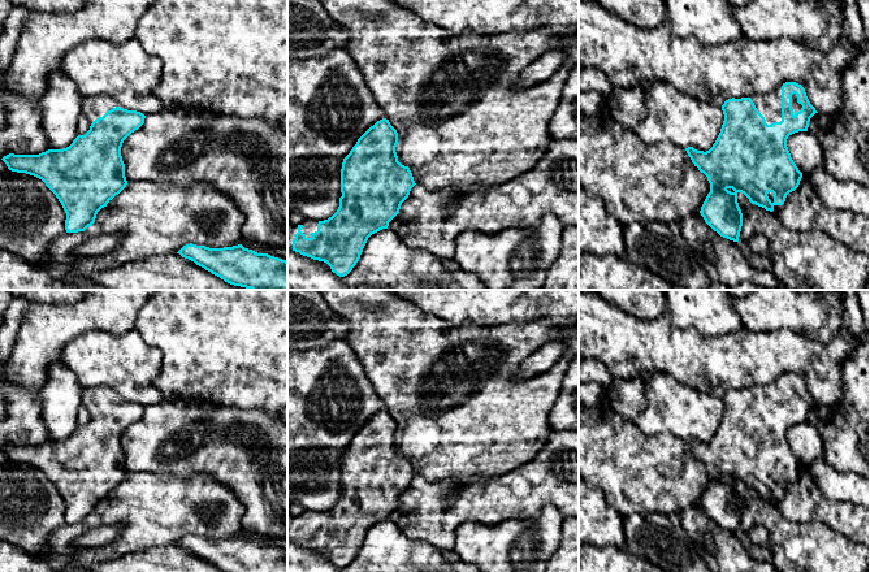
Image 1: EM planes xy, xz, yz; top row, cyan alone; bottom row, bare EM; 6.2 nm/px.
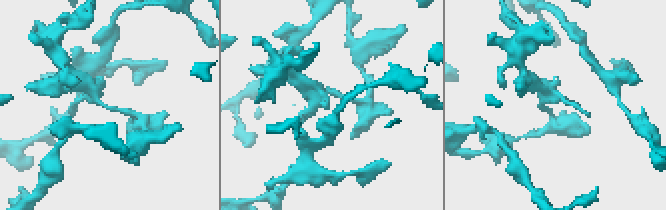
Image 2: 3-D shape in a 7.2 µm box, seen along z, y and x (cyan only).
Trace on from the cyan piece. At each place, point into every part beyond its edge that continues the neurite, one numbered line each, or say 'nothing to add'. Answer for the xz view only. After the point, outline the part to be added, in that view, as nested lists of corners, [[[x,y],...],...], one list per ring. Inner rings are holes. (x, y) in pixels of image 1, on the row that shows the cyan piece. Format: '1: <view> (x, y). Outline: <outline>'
1: xz (310, 225). Outline: [[[304,220],[300,225],[304,228],[300,230],[306,238],[312,238],[310,234],[317,231],[317,224],[319,221],[316,220]]]

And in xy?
1: xy (92, 107). Outline: [[[100,94],[95,96],[83,98],[81,114],[83,114],[90,125],[103,117],[108,110],[118,107],[109,96]]]

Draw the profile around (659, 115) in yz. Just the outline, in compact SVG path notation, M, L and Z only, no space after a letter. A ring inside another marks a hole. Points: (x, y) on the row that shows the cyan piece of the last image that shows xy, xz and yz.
M663 82L652 88L613 87L602 96L601 110L648 144L671 143L704 152L713 147L724 121L722 107L701 103Z

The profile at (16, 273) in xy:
M0 250L0 290L111 290L101 286L96 276L68 276L64 280L53 280L48 269L31 264L9 251Z

